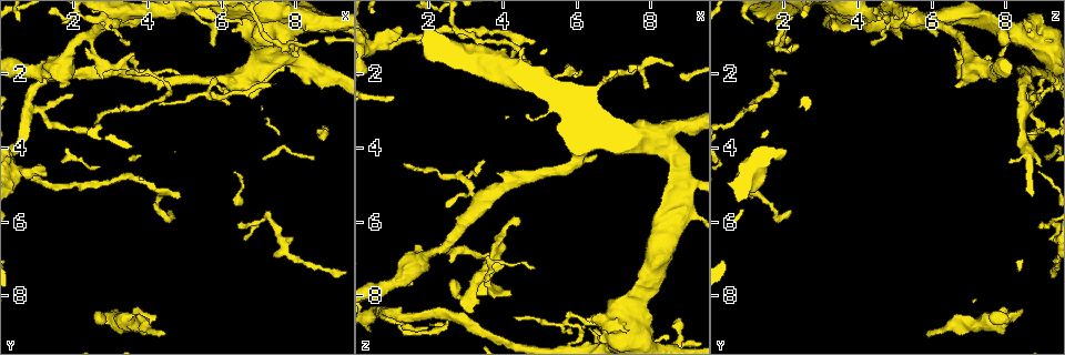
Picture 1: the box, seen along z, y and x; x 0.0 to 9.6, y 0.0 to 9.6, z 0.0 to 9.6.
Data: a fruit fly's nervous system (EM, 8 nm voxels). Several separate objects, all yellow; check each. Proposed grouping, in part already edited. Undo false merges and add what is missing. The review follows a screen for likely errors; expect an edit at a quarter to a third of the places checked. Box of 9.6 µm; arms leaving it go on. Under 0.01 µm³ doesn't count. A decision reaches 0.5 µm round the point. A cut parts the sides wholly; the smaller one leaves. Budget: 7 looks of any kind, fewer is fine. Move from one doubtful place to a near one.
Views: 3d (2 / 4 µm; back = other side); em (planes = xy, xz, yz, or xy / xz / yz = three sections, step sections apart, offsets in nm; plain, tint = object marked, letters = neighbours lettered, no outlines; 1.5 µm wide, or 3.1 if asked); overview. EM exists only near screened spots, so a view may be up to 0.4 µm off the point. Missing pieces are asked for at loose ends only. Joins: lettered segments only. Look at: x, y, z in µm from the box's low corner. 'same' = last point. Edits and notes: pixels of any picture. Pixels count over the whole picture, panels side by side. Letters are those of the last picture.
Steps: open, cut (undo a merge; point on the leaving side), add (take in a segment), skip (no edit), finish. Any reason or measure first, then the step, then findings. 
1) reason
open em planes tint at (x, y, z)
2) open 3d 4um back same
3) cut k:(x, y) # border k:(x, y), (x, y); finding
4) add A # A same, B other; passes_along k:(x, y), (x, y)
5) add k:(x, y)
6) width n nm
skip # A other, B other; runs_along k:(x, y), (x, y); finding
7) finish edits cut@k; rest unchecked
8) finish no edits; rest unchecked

open em planes letters at (1.60, 2.35, 6.60)

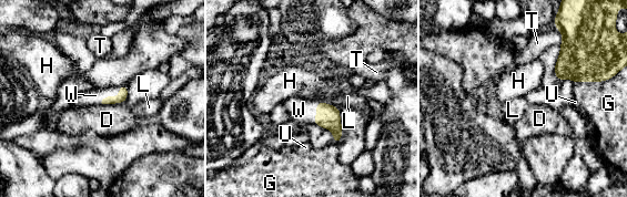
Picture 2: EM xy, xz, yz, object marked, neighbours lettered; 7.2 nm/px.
add W # D other, G other, H other, L other, T other, U other, W same; passes_along 2:(122, 90), (113, 97), (93, 96); it goes on there

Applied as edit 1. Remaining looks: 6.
open overview

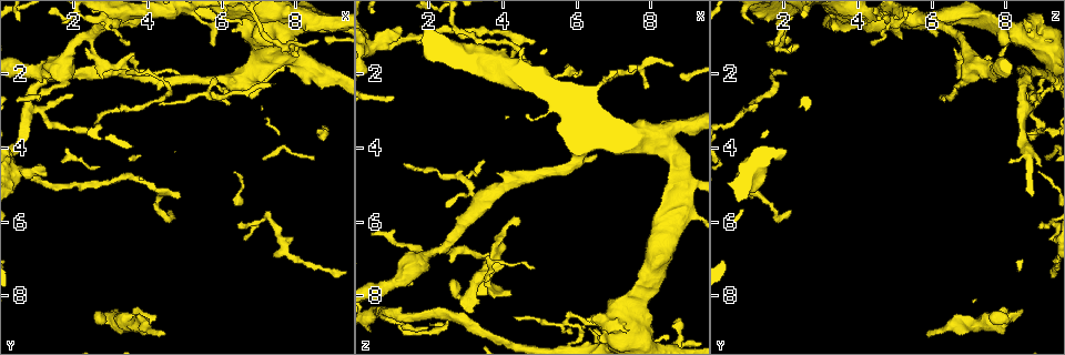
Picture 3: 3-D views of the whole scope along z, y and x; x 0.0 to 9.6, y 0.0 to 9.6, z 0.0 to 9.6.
thin end
open em planes plain at (4.90, 5.30, 1.20)

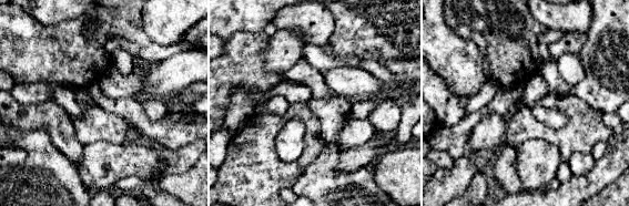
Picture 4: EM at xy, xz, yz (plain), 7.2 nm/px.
what lies round it
open em planes letters same

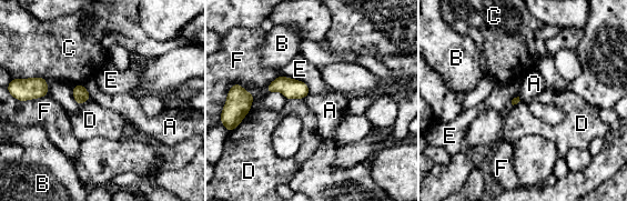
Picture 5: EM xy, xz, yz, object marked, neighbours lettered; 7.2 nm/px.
longest_contact E 260 nm
skip # A other, B other, C other, D other, E other, F other; none of them fits

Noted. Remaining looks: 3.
tapers out
open 3d 4um at (8.55, 1.05, 1.75)

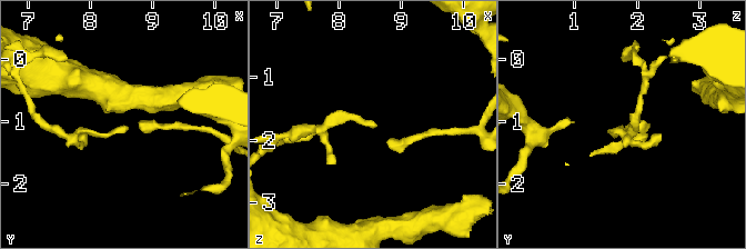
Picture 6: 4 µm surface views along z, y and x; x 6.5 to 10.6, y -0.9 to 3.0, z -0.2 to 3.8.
open em planes letters at (8.60, 1.05, 1.80)

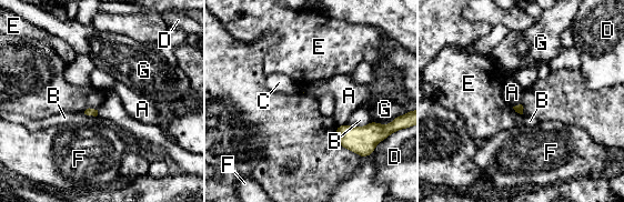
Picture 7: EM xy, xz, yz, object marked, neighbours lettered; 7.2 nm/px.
longest_contact B 170 nm
skip # A other, B other, C other, D other, E other, F other, G other; none of them fits

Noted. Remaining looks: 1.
finish edits add@2; rest unchecked

